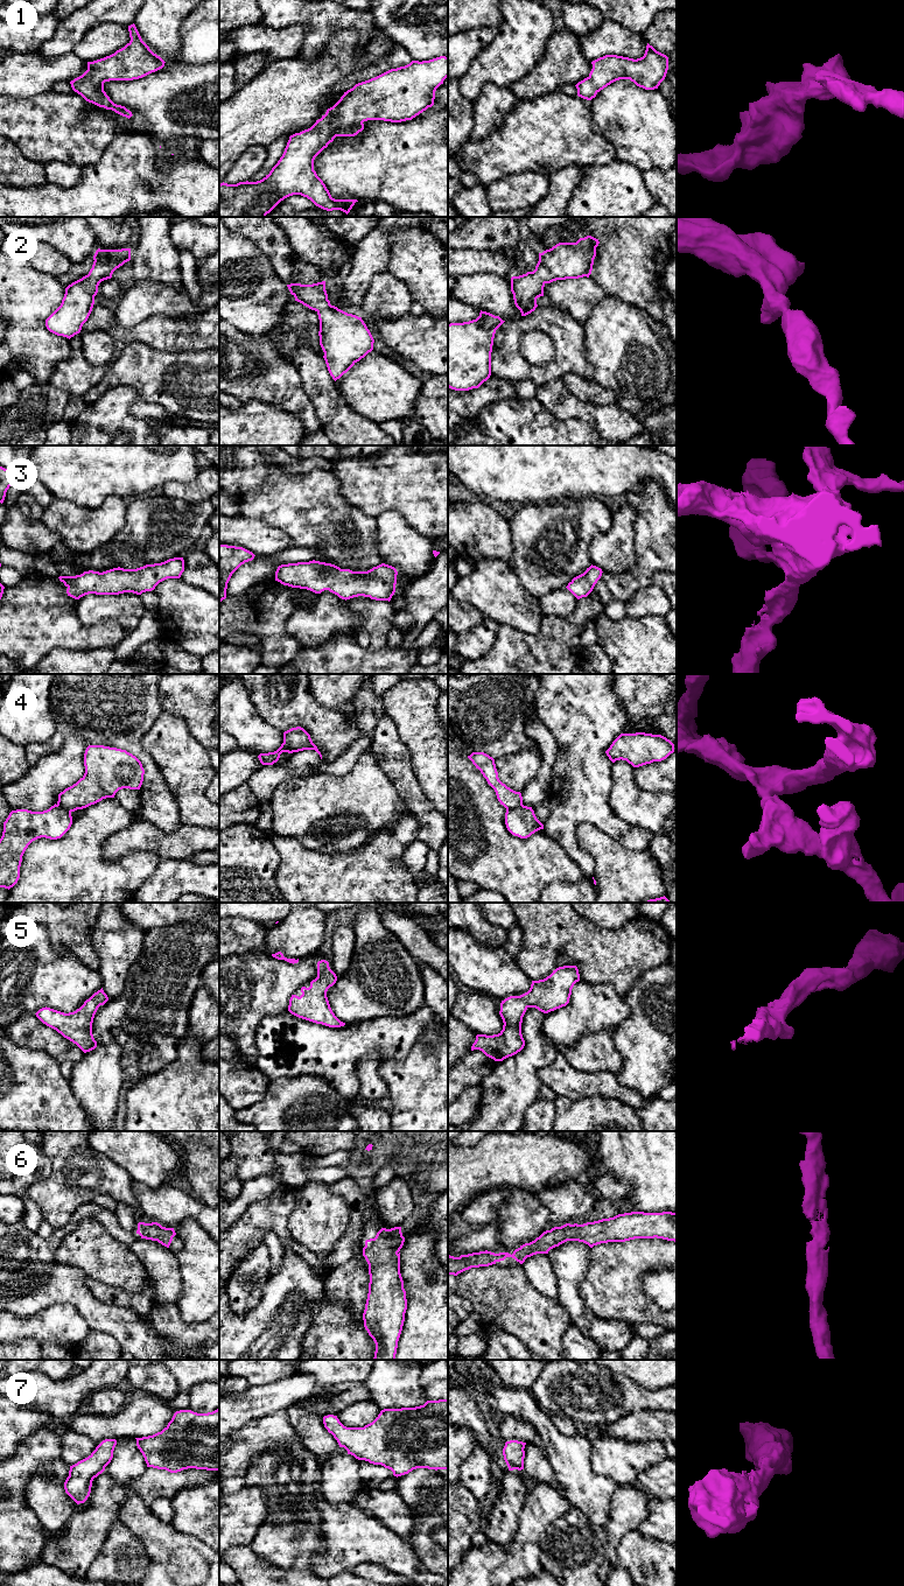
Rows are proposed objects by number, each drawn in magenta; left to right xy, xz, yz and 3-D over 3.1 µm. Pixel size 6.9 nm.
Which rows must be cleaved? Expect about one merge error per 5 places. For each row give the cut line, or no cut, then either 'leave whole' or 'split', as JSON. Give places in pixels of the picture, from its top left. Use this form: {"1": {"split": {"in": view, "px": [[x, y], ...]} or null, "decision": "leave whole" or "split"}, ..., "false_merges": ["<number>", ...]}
{"1": {"split": null, "decision": "leave whole"}, "2": {"split": null, "decision": "leave whole"}, "3": {"split": null, "decision": "leave whole"}, "4": {"split": {"in": "yz", "px": [[523, 805], [506, 811]]}, "decision": "split"}, "5": {"split": null, "decision": "leave whole"}, "6": {"split": null, "decision": "leave whole"}, "7": {"split": null, "decision": "leave whole"}, "false_merges": ["4"]}

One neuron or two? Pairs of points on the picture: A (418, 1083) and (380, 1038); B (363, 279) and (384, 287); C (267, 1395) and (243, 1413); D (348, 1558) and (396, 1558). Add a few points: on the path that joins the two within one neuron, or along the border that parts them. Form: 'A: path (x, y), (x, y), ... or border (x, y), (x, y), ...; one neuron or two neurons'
A: border (418, 1040), (405, 1055), (380, 1062); two neurons
B: border (386, 272), (378, 273), (373, 278), (359, 304); two neurons
C: path (261, 1399), (249, 1408); one neuron
D: path (359, 1553), (384, 1553); one neuron

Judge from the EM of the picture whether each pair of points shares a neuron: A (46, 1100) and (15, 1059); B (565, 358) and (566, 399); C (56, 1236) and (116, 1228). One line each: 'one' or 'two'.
A: one
B: two
C: one

